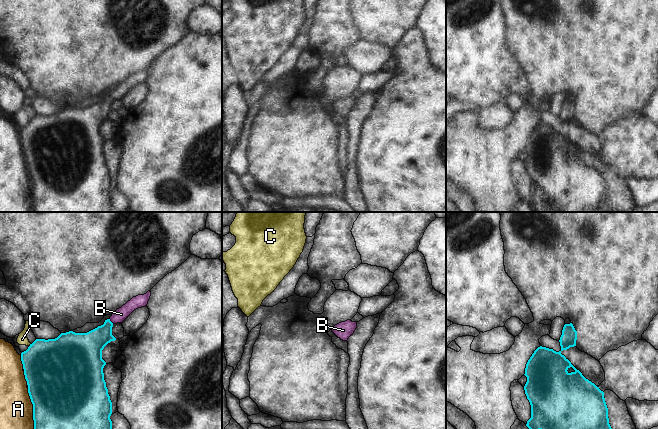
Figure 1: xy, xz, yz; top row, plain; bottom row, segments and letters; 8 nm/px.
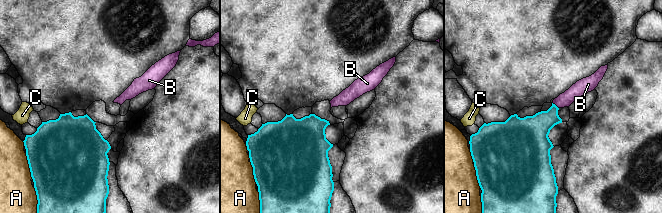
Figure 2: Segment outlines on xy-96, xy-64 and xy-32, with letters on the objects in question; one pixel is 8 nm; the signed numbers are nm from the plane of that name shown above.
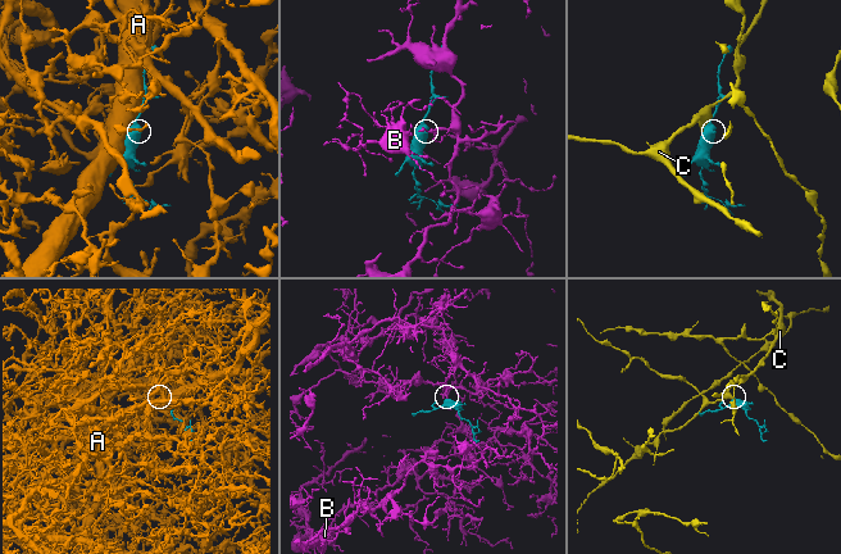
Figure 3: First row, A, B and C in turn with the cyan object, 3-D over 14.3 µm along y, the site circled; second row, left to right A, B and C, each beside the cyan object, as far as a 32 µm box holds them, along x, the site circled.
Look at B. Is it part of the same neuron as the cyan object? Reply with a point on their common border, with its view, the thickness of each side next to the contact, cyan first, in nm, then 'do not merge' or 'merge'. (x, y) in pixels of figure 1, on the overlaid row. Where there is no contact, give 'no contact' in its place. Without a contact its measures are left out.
contact xy (110, 321); calibres 200 and 100 nm; merge

